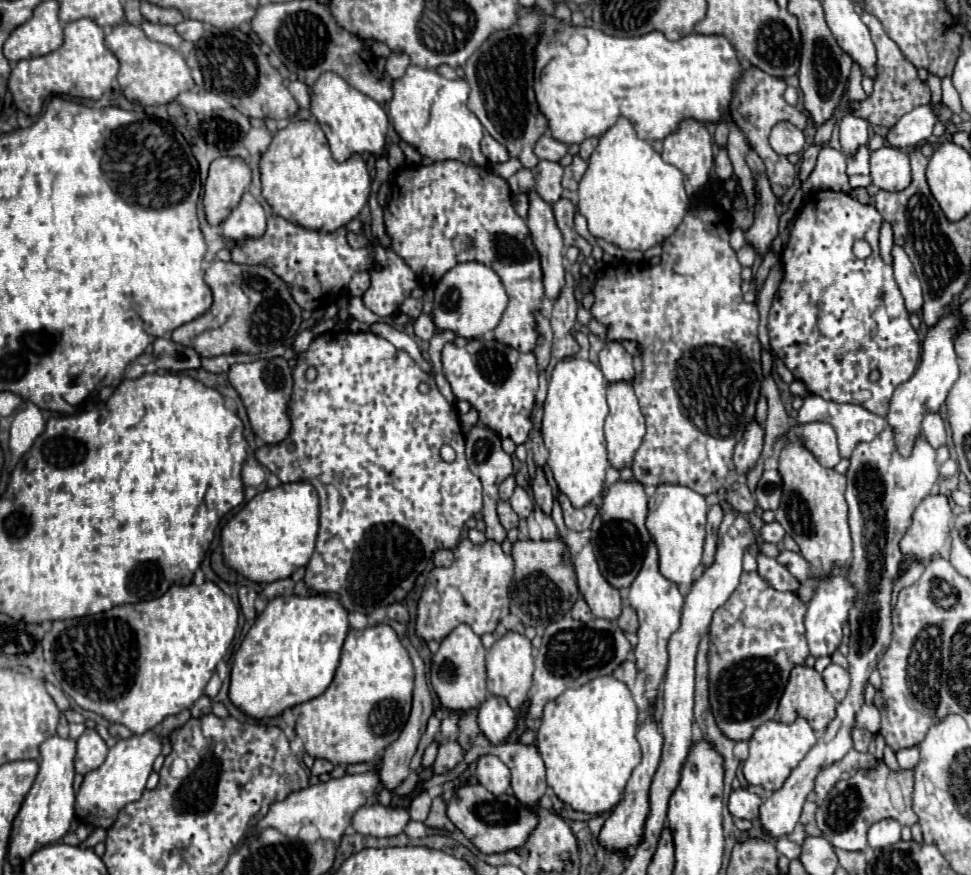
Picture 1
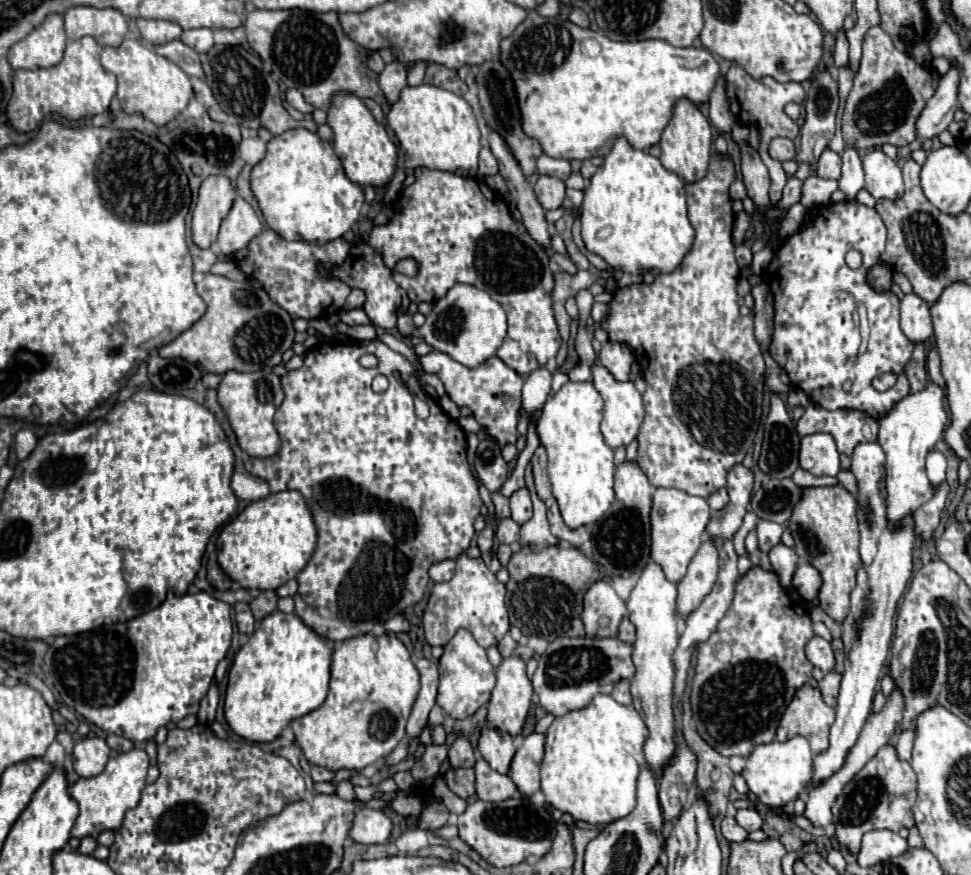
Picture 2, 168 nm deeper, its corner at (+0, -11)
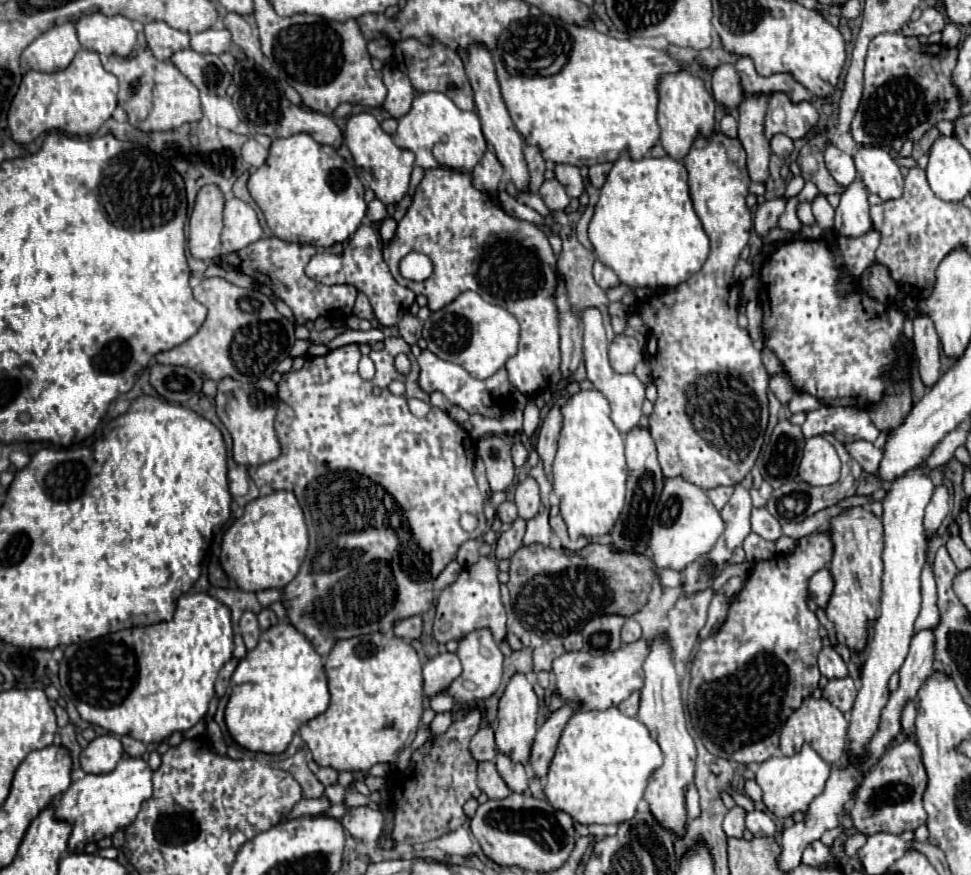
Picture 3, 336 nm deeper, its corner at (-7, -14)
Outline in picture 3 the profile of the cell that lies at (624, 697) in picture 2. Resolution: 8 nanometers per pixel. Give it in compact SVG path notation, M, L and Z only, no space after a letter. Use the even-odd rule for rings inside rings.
M633 692L627 700L623 700L619 704L619 710L627 716L635 716L637 714L637 708L639 708L639 692Z

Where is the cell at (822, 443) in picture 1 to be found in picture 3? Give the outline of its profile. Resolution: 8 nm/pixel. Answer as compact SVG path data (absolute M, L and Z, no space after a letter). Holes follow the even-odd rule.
M823 436L809 438L799 464L799 478L813 486L827 486L839 480L839 470L841 460L833 444Z

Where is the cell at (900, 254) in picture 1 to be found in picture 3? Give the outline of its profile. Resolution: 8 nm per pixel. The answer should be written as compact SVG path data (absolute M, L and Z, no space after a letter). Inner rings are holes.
M917 312L913 318L913 344L919 358L919 374L925 386L933 386L939 380L939 336L935 332L933 320L925 312Z

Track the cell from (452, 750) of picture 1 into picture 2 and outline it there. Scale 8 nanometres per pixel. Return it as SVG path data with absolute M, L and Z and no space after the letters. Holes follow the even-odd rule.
M460 735L460 737L454 741L454 745L450 747L448 759L450 759L450 765L456 767L456 769L458 769L458 767L474 767L474 763L476 763L474 747L470 745L470 741L468 741L464 735Z

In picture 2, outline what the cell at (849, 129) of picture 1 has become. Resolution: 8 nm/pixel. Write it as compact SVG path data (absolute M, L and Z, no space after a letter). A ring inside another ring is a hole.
M848 147L842 155L842 179L838 181L838 189L846 195L846 201L854 201L858 191L864 187L864 169L862 159L856 149Z

